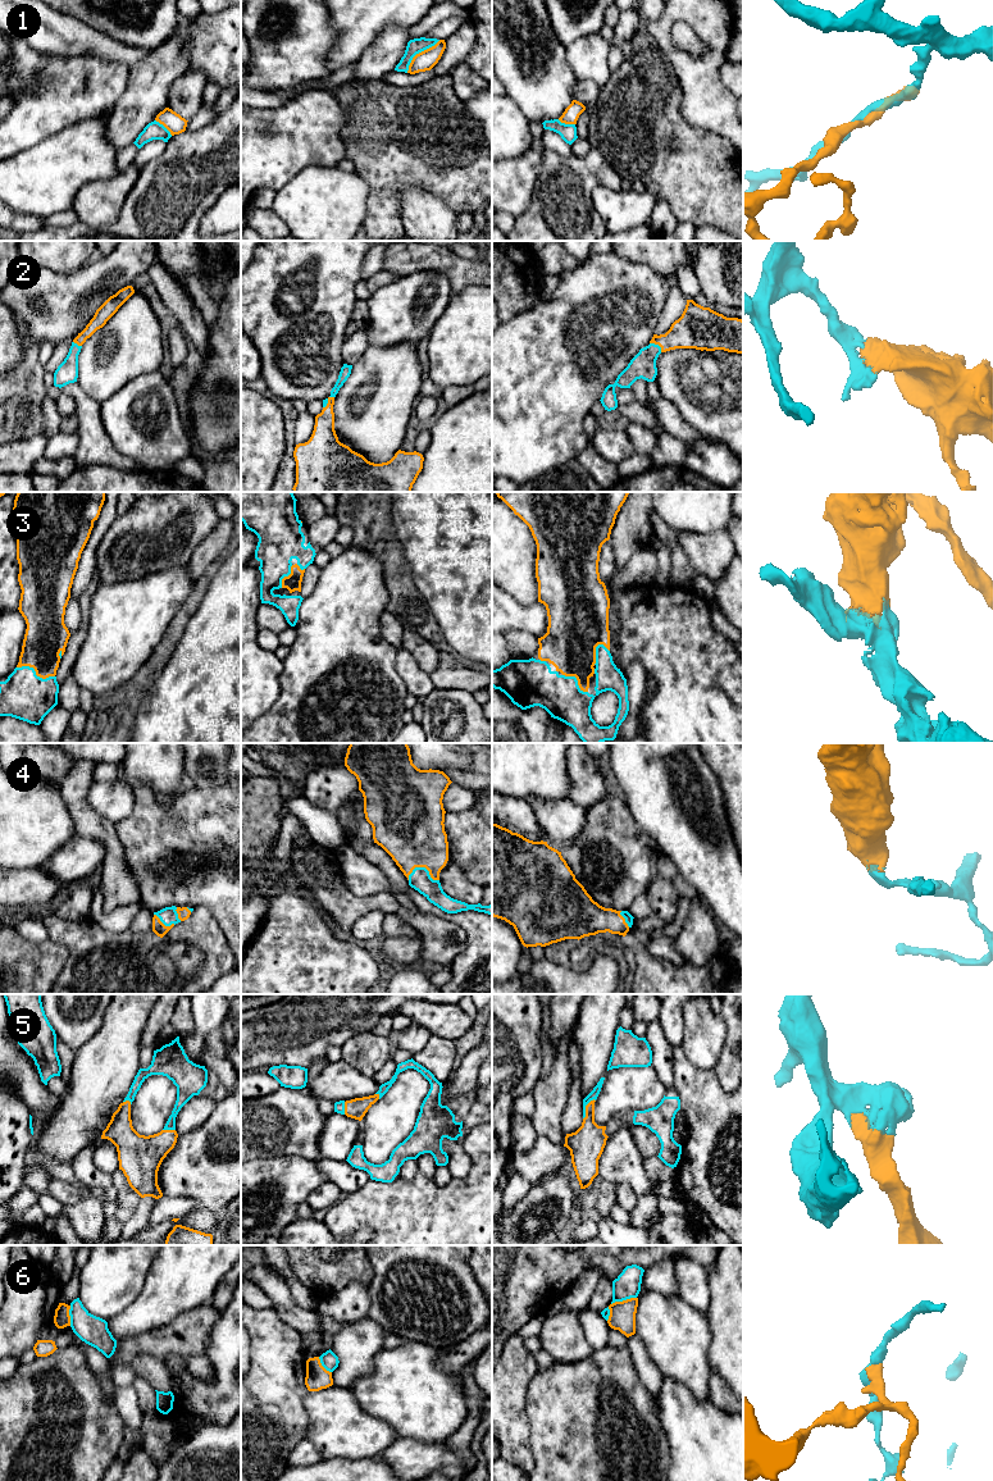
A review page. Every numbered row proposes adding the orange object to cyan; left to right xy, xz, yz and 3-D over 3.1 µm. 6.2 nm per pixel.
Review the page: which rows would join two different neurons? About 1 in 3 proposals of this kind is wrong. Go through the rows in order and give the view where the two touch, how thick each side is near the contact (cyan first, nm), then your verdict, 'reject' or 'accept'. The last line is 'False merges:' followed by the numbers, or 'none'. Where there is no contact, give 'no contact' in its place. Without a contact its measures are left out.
1: xz | 100/120 nm | reject
2: yz | 160/240 nm | accept
3: xy | 300/260 nm | accept
4: xz | 140/420 nm | accept
5: yz | 60/220 nm | accept
6: yz | 160/160 nm | reject
False merges: 1, 6

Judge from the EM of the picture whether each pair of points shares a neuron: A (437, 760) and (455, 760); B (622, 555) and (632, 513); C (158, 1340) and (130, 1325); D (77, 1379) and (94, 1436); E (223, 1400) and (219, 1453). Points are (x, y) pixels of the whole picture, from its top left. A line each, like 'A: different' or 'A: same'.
A: same
B: same
C: different
D: same
E: different

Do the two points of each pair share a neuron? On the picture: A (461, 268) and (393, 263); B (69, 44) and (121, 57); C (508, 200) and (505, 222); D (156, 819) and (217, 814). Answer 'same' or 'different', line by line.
A: same
B: same
C: different
D: same

